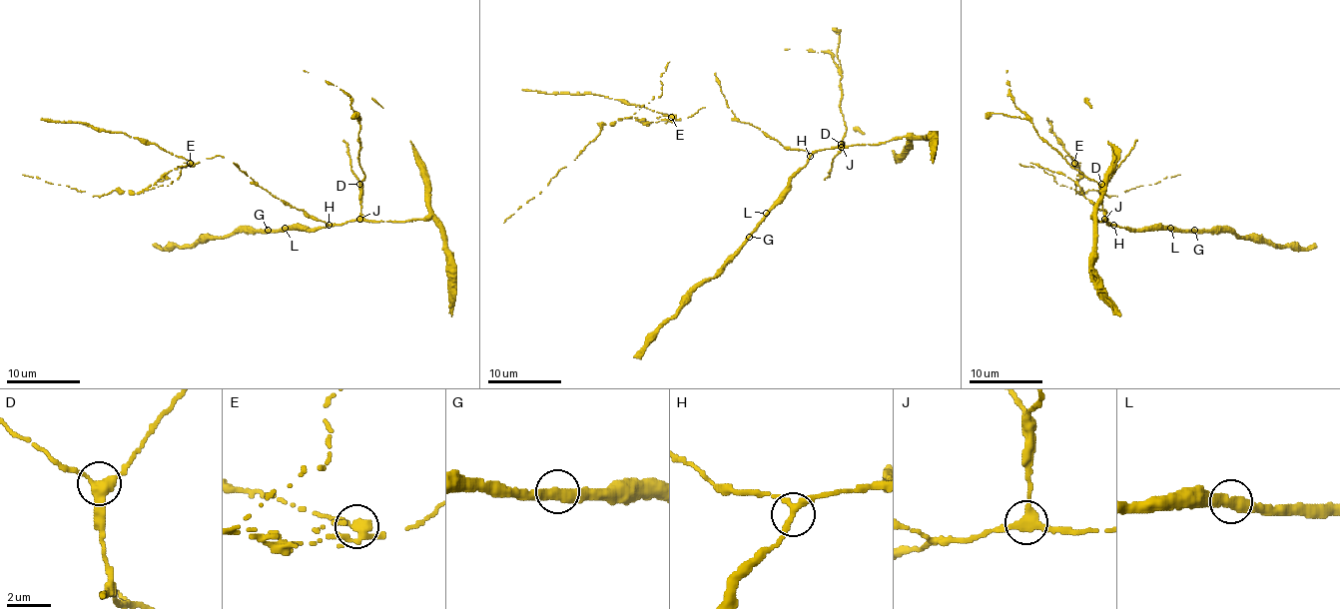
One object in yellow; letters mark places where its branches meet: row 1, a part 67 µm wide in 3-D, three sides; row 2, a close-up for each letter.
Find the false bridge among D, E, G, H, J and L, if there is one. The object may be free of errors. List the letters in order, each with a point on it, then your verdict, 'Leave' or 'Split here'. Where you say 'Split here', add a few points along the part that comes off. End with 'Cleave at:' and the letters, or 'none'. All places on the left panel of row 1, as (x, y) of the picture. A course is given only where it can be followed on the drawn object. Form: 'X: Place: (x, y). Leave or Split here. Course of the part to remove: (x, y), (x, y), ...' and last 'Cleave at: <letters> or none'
D: Place: (359, 184). Leave
E: Place: (190, 163). Split here. Course of the part to remove: (190, 162), (164, 173), (135, 194), (114, 190), (105, 195), (92, 195), (23, 175)
G: Place: (268, 230). Leave
H: Place: (329, 225). Leave
J: Place: (359, 219). Leave
L: Place: (285, 228). Leave
Cleave at: E

